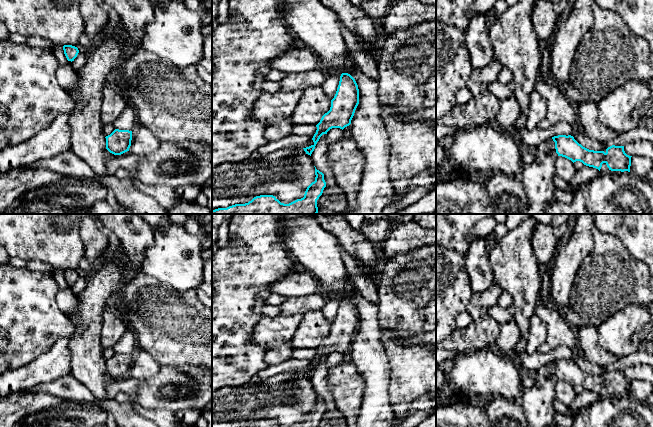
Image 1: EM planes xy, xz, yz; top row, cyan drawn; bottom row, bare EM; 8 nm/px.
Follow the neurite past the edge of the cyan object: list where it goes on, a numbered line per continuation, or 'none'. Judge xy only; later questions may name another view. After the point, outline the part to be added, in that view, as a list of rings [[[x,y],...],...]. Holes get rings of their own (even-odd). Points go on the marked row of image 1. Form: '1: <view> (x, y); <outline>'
none

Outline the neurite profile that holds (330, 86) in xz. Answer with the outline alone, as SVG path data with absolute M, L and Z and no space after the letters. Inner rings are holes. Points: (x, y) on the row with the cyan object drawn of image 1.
M340 71L331 72L328 74L325 82L321 86L324 93L329 97L330 100L332 100L336 94L341 74L342 73Z

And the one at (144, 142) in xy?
M136 126L132 131L132 140L129 152L138 158L153 153L160 147L161 141L144 126Z

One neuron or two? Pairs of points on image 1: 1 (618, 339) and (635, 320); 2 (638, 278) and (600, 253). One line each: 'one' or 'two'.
1: one
2: one

